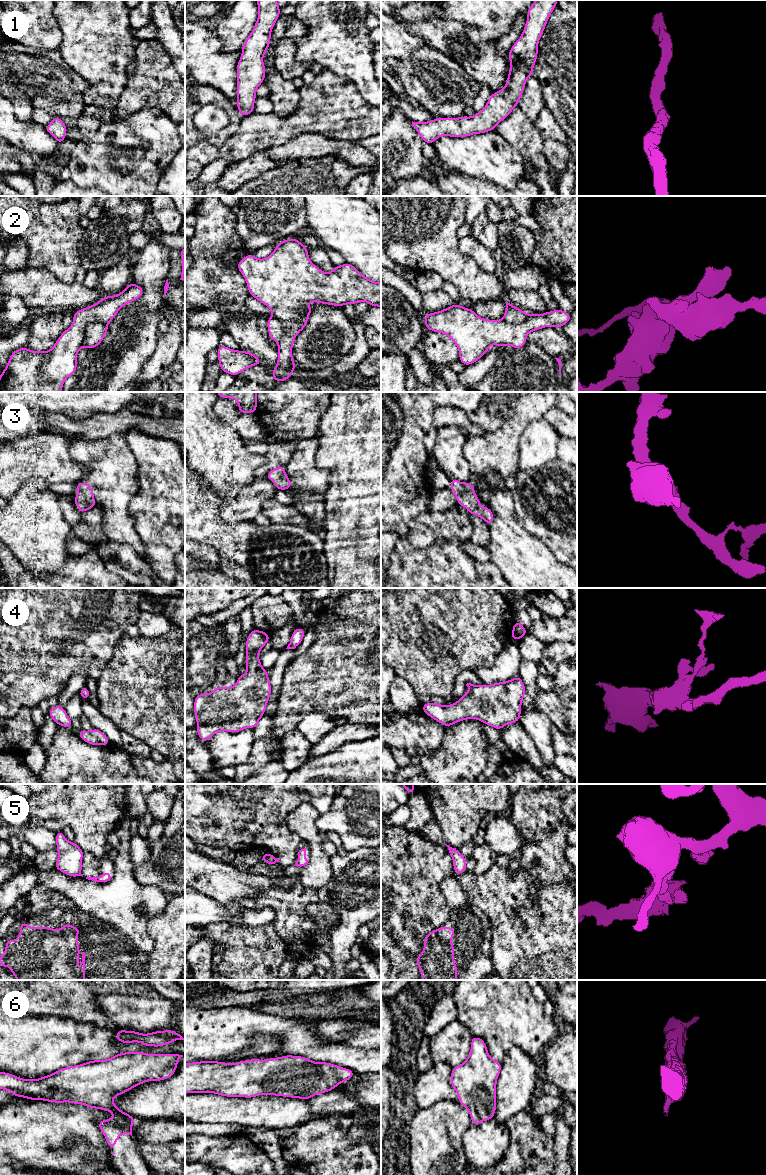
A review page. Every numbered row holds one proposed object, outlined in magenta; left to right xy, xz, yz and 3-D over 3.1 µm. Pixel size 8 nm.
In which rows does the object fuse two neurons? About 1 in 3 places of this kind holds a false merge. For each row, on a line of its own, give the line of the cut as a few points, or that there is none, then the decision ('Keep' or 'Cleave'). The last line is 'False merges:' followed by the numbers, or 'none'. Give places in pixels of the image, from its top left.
1: No split. Keep
2: Split along xy (106, 324), (89, 323), (85, 328), (82, 345). Cleave
3: No split. Keep
4: No split. Keep
5: Split along xz (276, 858), (277, 861). Cleave
6: No split. Keep
False merges: 2, 5

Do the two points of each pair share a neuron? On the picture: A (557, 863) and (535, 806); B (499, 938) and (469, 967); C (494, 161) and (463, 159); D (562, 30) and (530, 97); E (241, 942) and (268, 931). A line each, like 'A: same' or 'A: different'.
A: same
B: different
C: same
D: different
E: same

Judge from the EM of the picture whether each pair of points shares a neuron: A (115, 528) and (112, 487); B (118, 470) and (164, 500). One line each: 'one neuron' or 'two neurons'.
A: one neuron
B: two neurons

